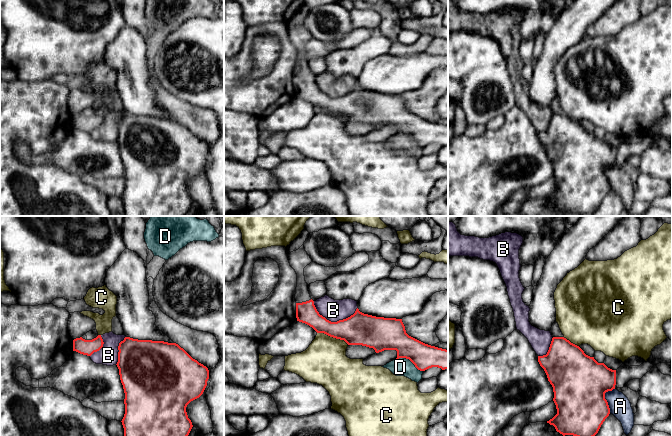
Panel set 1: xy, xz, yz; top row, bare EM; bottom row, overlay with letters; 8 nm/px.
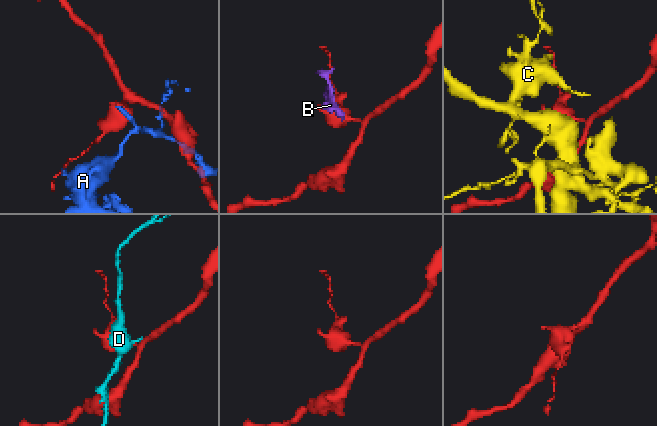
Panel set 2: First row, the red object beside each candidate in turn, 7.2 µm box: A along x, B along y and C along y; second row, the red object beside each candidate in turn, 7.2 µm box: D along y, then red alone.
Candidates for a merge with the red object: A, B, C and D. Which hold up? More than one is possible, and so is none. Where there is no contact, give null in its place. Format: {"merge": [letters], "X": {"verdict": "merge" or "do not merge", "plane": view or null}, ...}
{"merge": [], "A": {"verdict": "do not merge", "plane": "yz"}, "B": {"verdict": "do not merge", "plane": "xz"}, "C": {"verdict": "do not merge", "plane": "xz"}, "D": {"verdict": "do not merge", "plane": "xz"}}

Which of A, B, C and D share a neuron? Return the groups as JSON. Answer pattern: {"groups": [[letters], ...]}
{"groups": [["A", "B"], ["C"], ["D"]]}

